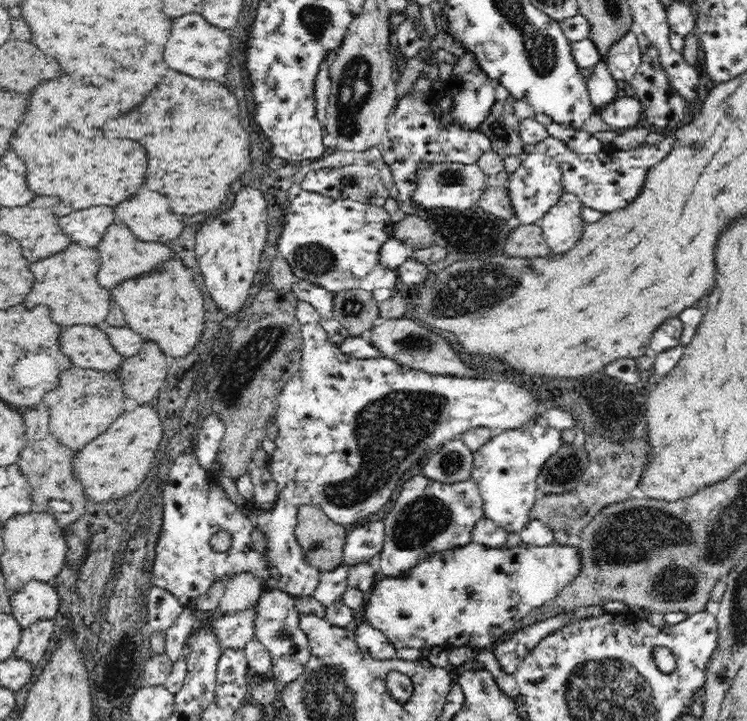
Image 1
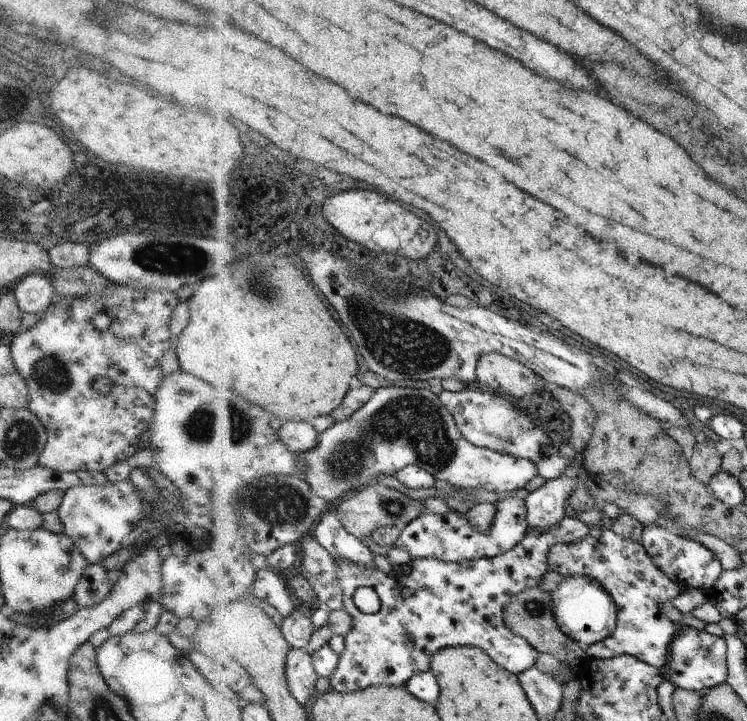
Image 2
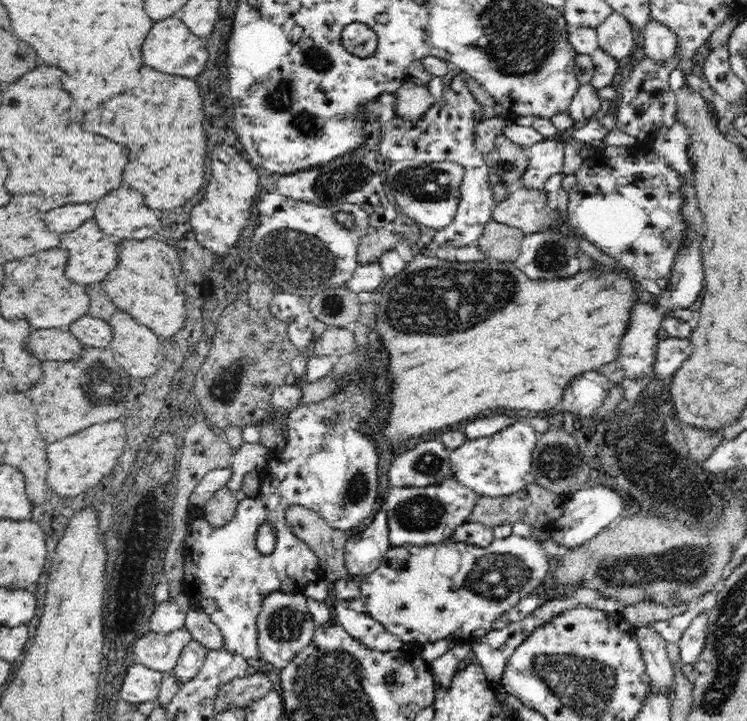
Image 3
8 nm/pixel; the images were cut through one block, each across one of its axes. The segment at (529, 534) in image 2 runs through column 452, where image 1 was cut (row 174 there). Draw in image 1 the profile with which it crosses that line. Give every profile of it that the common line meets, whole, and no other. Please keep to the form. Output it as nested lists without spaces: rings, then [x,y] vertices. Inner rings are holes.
[[[548,135],[534,145],[532,152],[556,157],[562,169],[561,183],[565,192],[575,194],[583,206],[607,215],[630,206],[639,197],[648,169],[664,160],[676,148],[676,145],[677,140],[666,137],[658,144],[648,144],[644,141],[634,149],[625,151],[617,149],[611,154],[600,152],[592,155],[576,152],[563,140]]]

